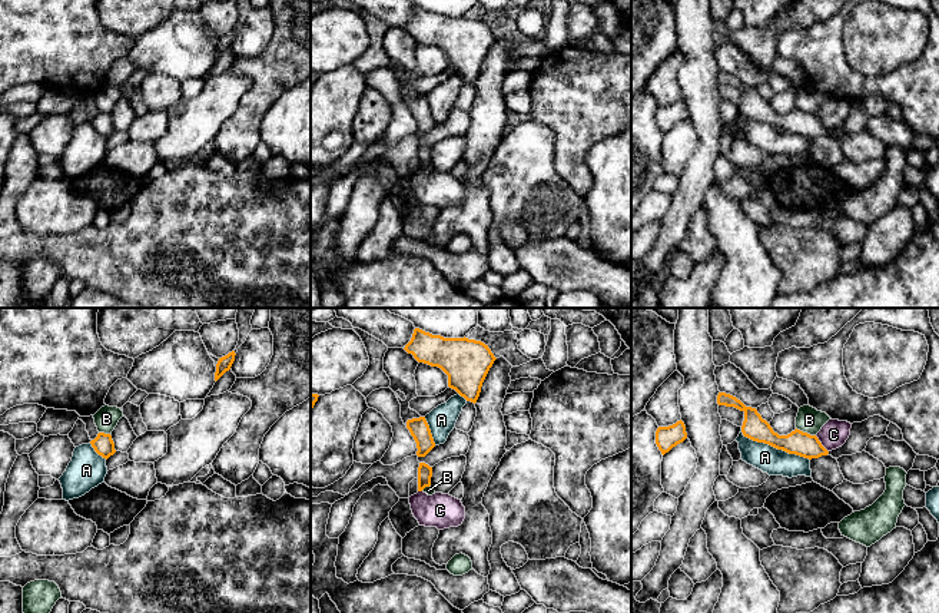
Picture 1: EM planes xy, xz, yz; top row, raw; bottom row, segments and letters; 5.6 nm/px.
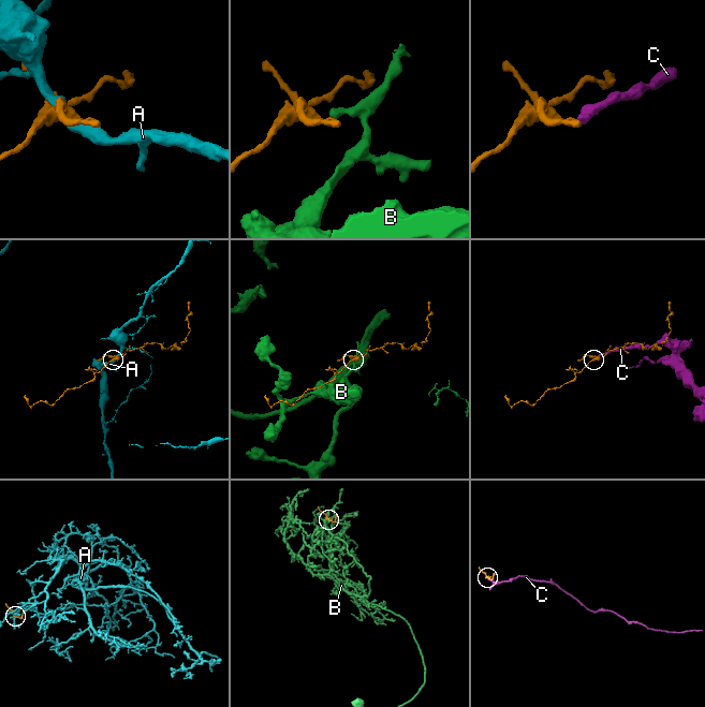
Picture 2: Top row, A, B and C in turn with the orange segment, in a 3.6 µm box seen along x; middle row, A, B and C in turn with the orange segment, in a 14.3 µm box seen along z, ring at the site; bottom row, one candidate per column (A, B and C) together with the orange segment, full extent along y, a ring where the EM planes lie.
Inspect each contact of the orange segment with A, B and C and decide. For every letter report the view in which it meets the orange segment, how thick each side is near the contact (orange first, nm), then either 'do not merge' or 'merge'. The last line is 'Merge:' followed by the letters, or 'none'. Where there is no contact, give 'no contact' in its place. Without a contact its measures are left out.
A: contact in yz; calibres 140 and 150 nm; do not merge
B: contact in yz; calibres 140 and 150 nm; do not merge
C: contact in yz; calibres 140 and 160 nm; do not merge
Merge: none

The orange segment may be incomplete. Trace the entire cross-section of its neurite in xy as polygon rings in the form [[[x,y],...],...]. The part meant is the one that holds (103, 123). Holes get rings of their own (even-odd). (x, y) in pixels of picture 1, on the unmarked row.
[[[99,112],[97,116],[90,120],[90,123],[94,130],[106,139],[116,132],[110,113]]]

